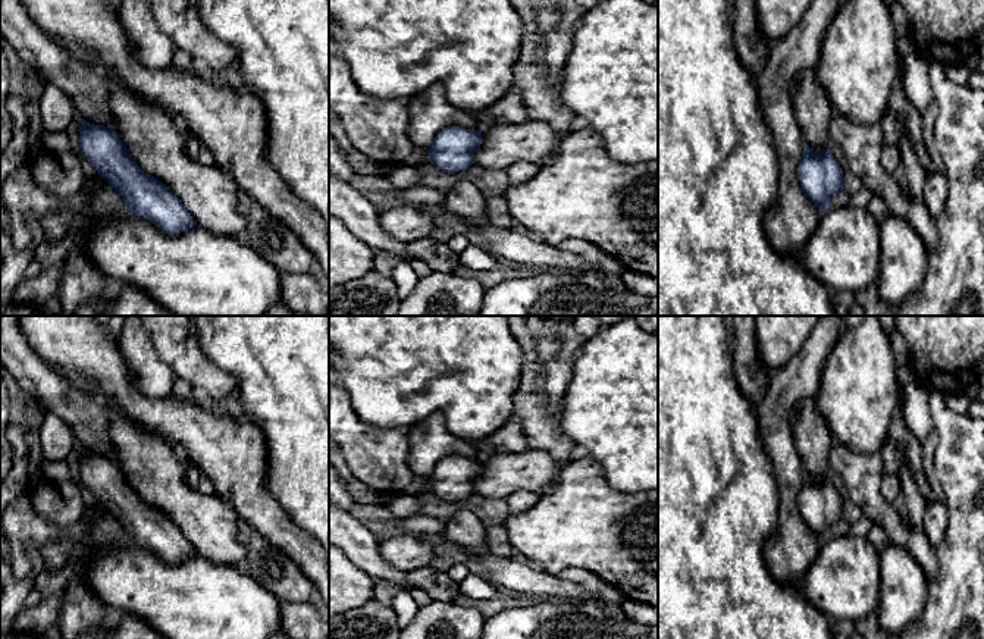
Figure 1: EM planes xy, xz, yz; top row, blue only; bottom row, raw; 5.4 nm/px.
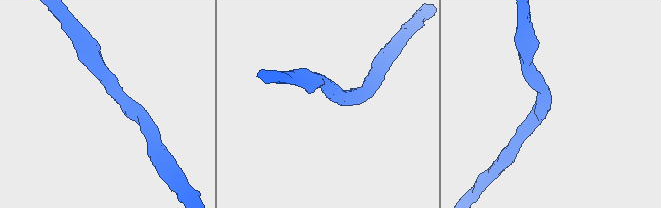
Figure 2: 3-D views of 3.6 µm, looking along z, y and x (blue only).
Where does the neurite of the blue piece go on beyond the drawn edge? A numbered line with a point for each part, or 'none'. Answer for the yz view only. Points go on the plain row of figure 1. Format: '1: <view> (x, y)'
none

